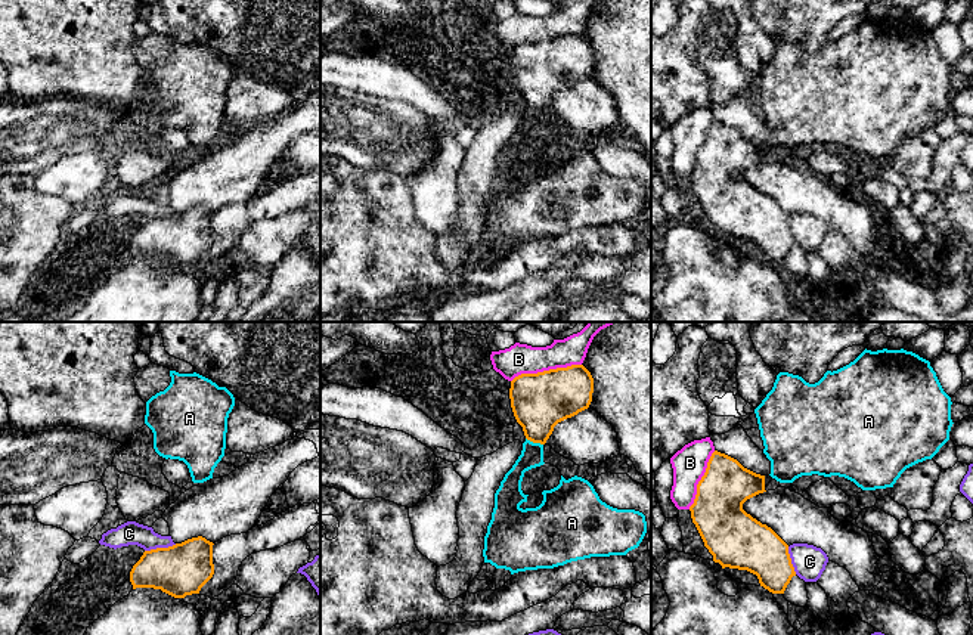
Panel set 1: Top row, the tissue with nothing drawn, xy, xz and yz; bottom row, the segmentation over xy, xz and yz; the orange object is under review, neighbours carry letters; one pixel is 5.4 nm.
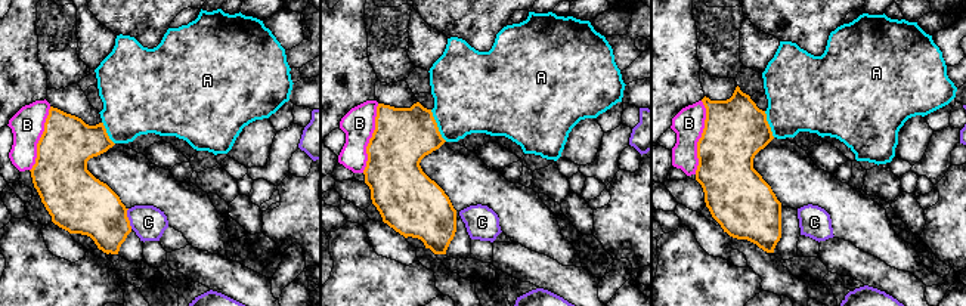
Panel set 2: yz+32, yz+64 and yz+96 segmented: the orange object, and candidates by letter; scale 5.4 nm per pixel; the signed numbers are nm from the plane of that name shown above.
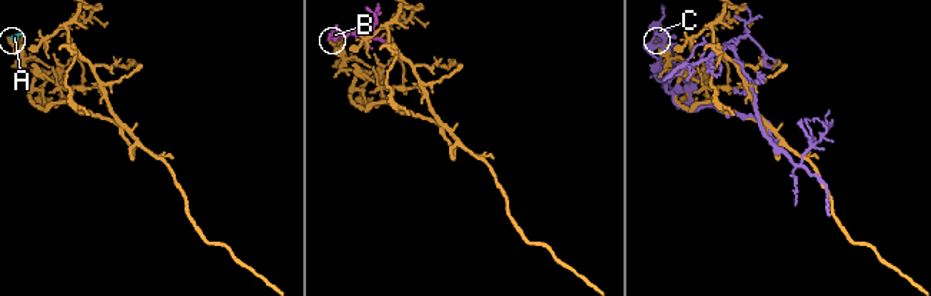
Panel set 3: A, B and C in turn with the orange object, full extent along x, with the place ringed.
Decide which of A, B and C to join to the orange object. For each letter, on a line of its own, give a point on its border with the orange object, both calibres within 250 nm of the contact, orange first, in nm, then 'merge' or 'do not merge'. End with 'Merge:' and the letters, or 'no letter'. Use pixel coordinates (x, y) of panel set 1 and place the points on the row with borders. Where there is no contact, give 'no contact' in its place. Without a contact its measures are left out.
A: xz (535, 442) | 300/130 nm | merge
B: xz (545, 371) | 300/160 nm | do not merge
C: xy (160, 548) | 280/130 nm | do not merge
Merge: A

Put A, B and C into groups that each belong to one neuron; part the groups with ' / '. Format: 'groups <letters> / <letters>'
groups A / B / C

